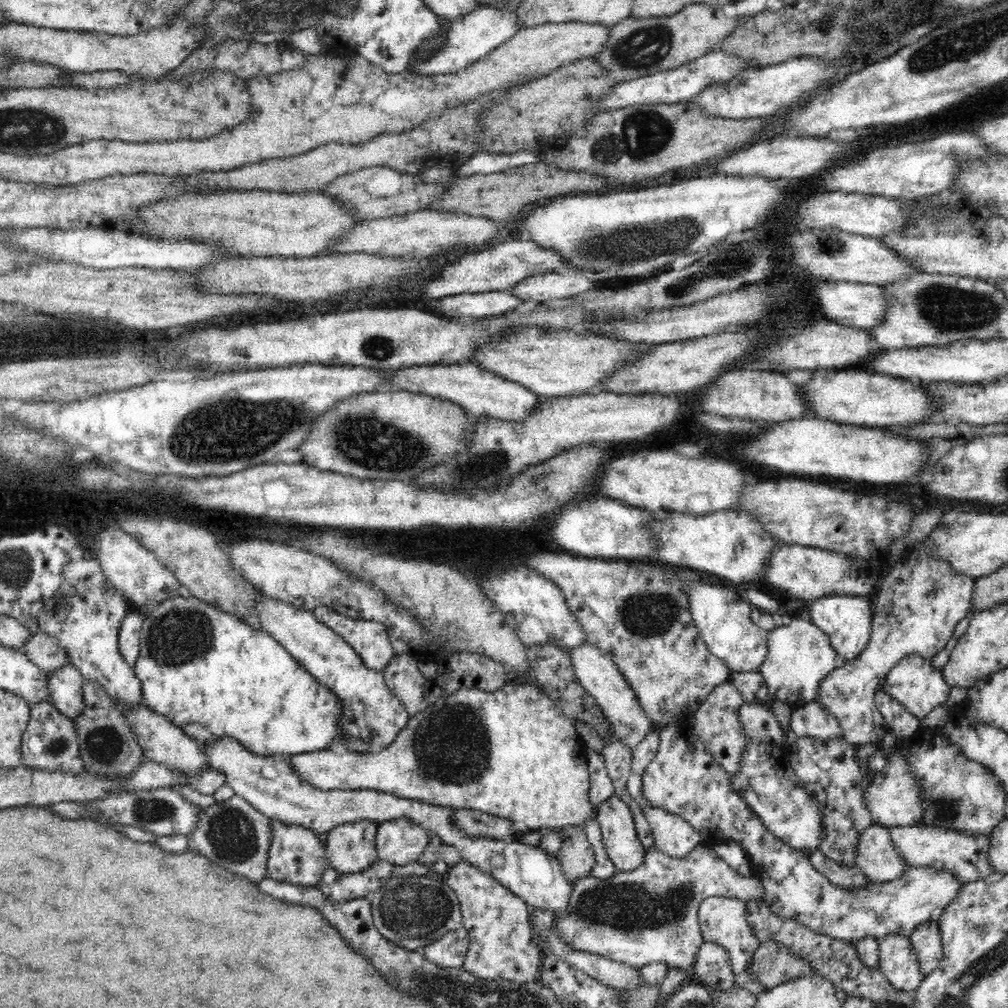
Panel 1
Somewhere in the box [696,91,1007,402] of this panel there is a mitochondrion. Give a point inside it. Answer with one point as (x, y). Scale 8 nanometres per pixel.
(948, 308)

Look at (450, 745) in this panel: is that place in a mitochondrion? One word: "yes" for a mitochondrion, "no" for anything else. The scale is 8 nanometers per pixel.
yes

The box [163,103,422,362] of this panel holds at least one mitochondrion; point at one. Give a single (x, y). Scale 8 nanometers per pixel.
(379, 347)

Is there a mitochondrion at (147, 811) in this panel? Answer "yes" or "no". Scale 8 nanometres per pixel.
yes

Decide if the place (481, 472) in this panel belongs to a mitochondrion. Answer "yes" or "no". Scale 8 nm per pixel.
yes

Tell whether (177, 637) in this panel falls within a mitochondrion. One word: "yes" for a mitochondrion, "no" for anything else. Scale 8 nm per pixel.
yes

